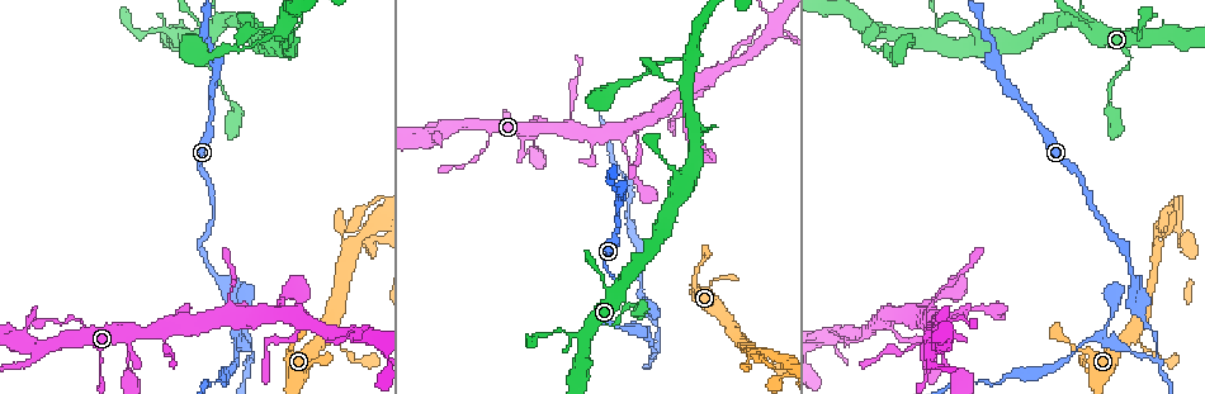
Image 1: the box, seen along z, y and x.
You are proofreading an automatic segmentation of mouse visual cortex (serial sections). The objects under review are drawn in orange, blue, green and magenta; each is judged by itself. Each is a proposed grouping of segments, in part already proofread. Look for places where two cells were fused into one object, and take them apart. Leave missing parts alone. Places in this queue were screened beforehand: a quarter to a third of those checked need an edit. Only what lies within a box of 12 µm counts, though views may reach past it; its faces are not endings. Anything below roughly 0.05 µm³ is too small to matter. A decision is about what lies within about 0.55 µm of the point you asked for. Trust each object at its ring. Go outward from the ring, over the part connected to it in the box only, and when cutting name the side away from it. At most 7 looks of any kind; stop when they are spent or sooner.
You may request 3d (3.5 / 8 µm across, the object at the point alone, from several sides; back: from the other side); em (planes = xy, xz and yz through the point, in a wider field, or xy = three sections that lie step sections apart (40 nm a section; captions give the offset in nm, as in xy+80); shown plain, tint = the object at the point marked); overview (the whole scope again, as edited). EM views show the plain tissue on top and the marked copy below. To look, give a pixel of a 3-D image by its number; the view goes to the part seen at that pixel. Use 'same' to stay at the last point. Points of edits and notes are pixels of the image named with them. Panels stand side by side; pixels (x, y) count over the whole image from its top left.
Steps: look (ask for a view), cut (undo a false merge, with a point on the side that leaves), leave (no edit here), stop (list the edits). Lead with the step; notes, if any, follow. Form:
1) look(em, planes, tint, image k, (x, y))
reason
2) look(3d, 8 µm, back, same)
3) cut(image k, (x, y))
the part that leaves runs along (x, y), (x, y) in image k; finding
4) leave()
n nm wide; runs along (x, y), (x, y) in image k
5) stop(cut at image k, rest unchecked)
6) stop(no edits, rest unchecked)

look(3d, 3.5 µm, image 1, (229, 294))
calibre changes

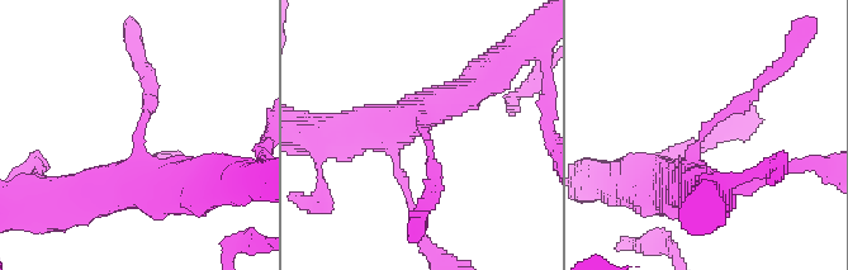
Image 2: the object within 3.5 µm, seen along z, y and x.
look(em, xy, step 2, tint, image 2, (143, 128))

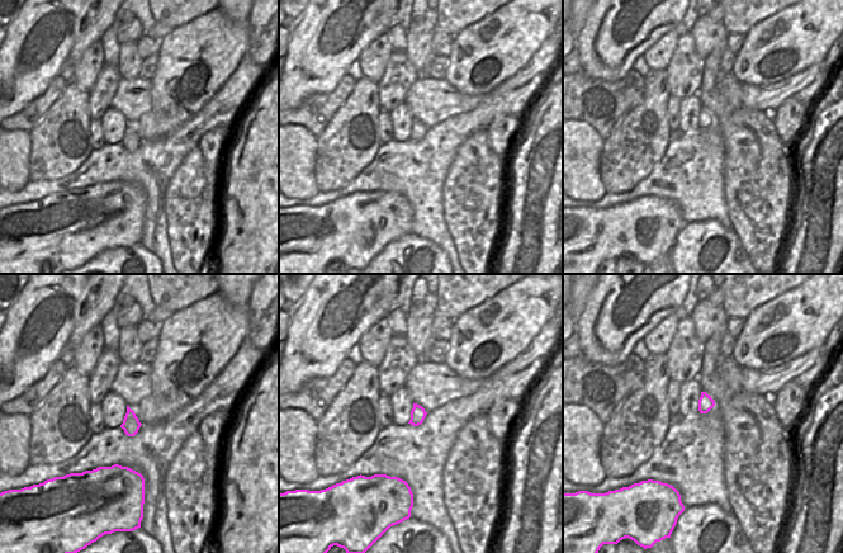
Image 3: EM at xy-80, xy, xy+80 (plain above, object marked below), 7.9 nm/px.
leave()
runs along (702, 186), (696, 145), (771, 74) in image 2; one cell here

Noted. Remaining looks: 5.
look(em, planes, tint, image 1, (251, 340))
narrows sharply

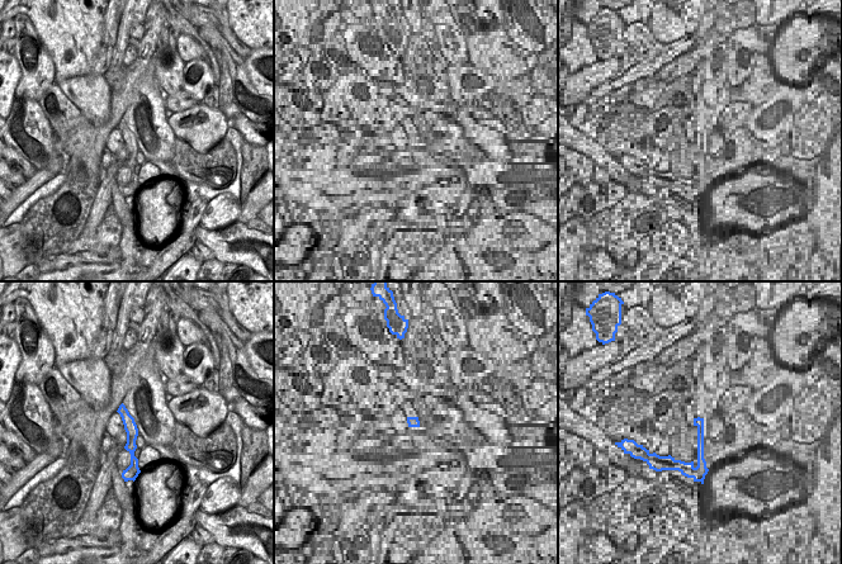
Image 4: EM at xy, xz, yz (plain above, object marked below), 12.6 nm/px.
look(3d, 3.5 µm, same)
wider look

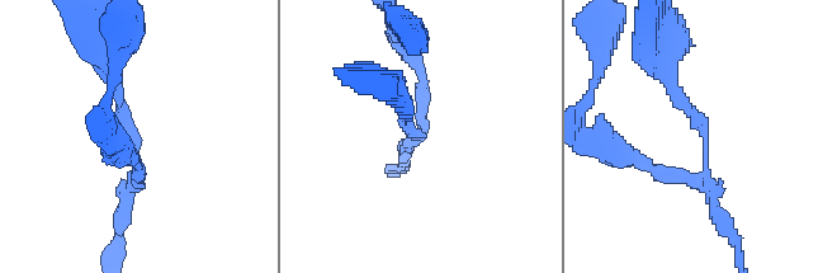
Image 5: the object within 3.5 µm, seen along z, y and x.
cut(image 5, (656, 173))
arms of 150, 150, 200 nm; the part that leaves runs along (698, 174), (658, 174), (596, 142) in image 5; a second cell is stuck on

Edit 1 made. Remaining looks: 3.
look(3d, 3.5 µm, image 1, (351, 244))
a fork

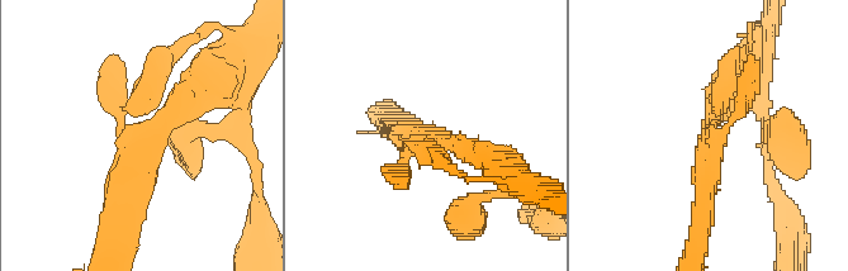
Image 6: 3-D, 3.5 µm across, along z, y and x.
look(em, xy, step 5, tint, image 6, (427, 134))

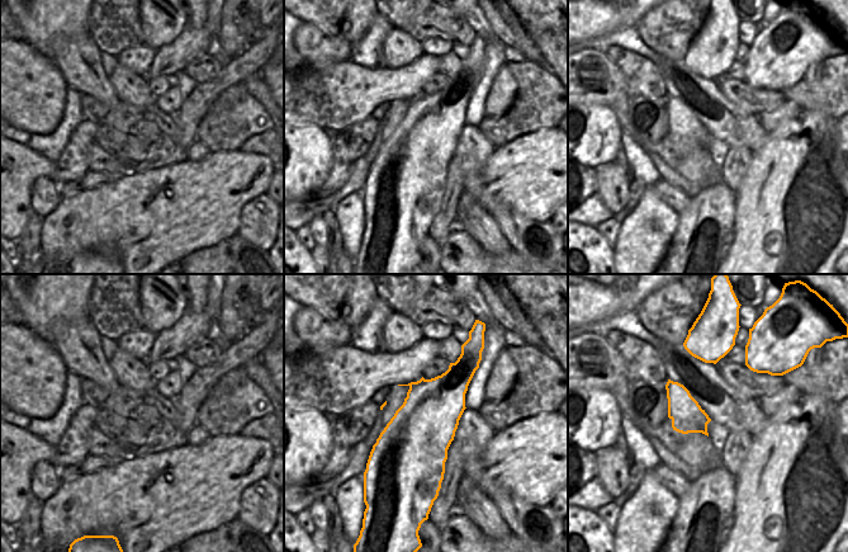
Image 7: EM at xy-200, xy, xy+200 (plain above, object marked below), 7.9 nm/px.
leave()
one cell here

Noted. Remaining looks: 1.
stop(cut at image 5, rest unchecked)

